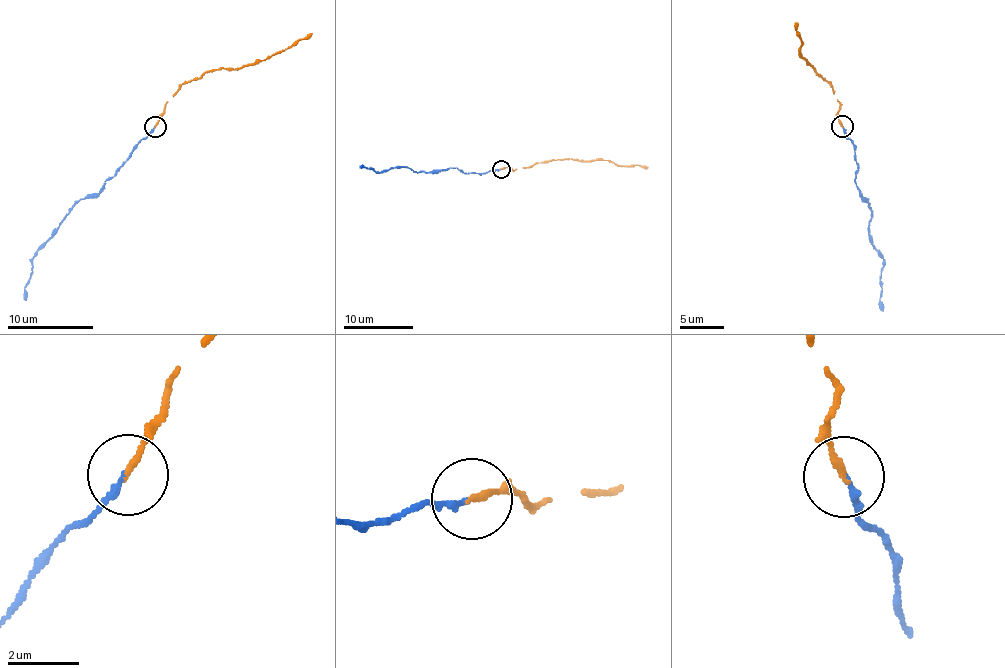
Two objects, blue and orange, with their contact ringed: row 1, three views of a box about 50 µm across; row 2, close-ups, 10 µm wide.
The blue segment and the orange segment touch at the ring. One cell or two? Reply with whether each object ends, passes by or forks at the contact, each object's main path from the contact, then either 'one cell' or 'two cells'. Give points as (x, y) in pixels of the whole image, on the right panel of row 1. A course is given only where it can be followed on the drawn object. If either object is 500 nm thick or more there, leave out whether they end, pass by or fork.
blue ends there; orange ends there; blue runs (841, 125), (853, 144), (856, 188), (869, 203), (871, 242), (884, 261), (880, 268), (883, 310); orange runs (841, 125), (838, 101), (832, 86), (800, 57), (802, 45), (794, 28), (798, 23); one cell

